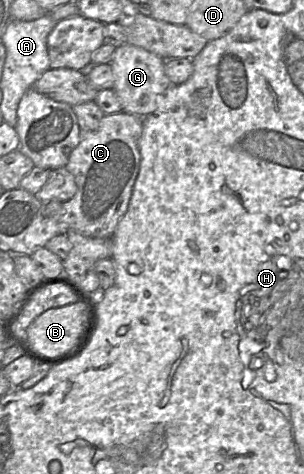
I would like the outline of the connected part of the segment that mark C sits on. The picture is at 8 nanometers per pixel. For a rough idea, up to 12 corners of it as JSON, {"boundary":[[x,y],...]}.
{"boundary":[[142,119],[81,130],[58,222],[111,238],[138,176]]}

